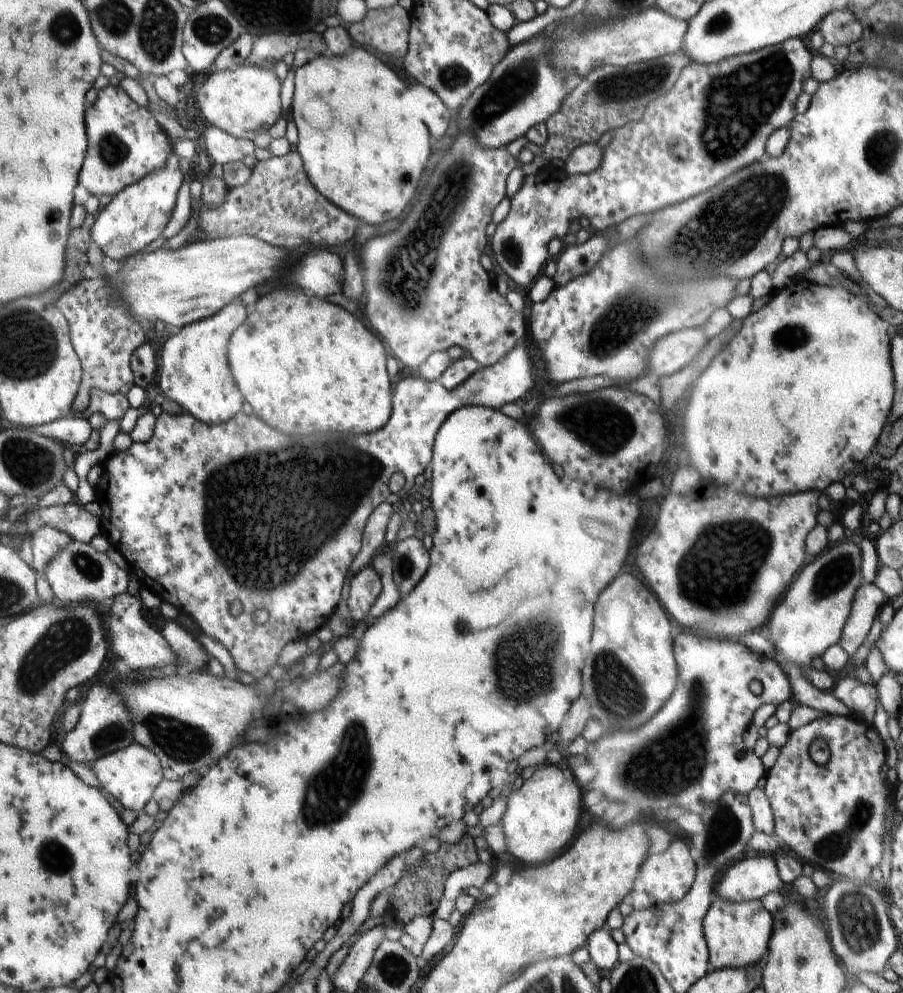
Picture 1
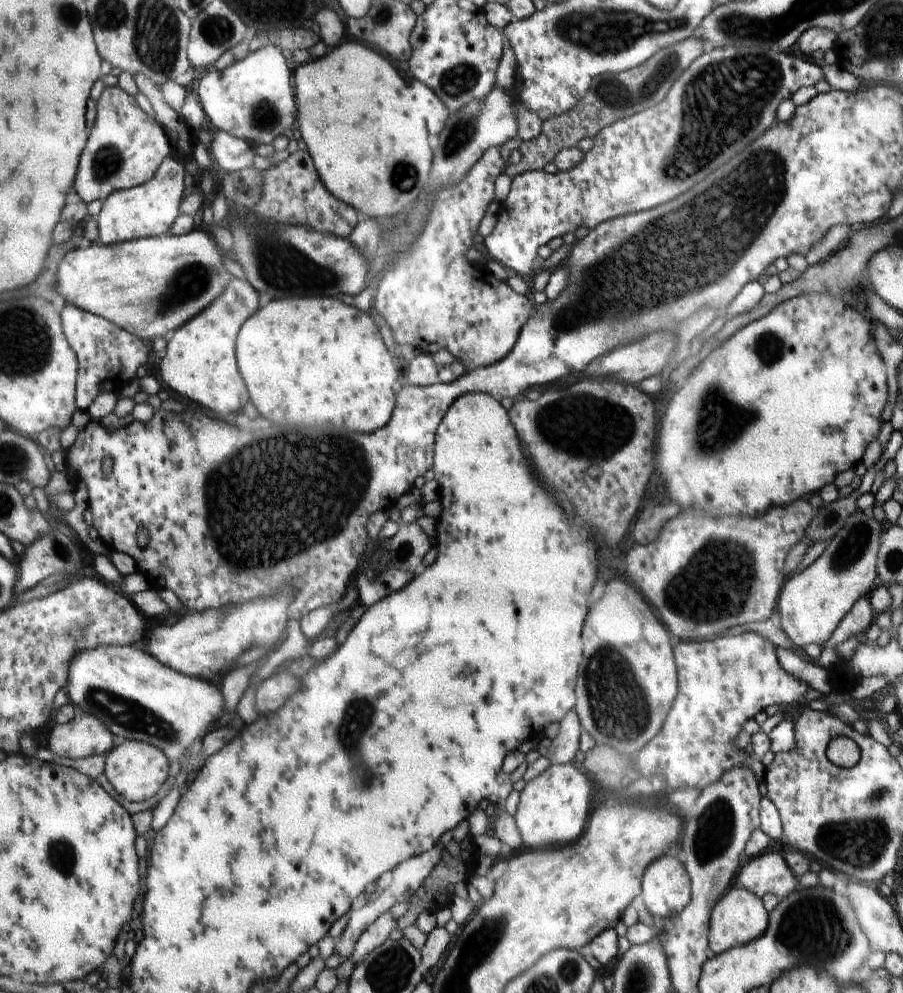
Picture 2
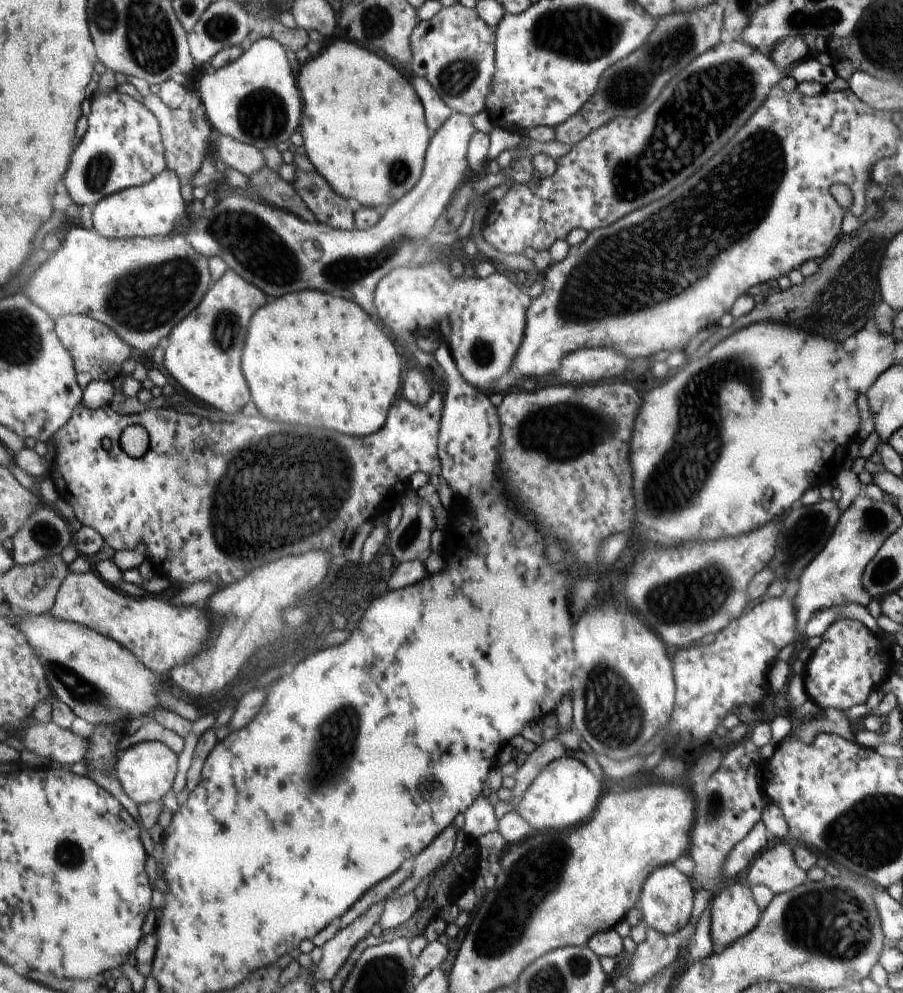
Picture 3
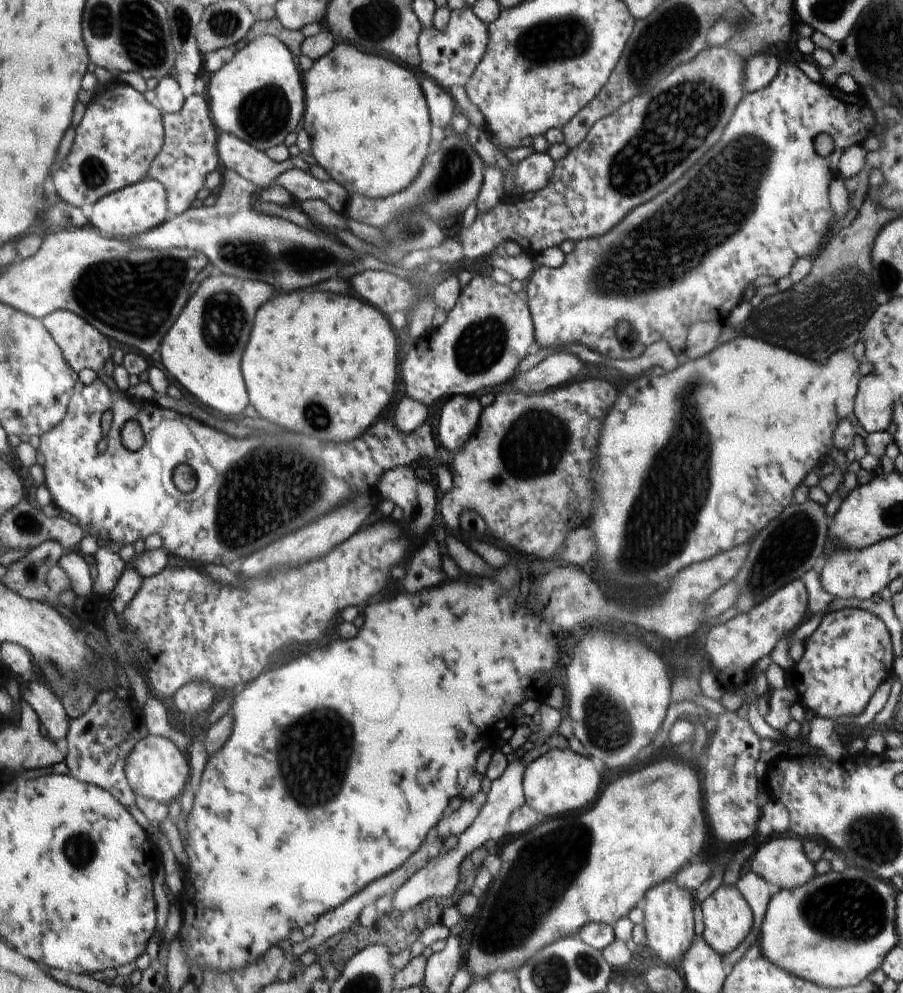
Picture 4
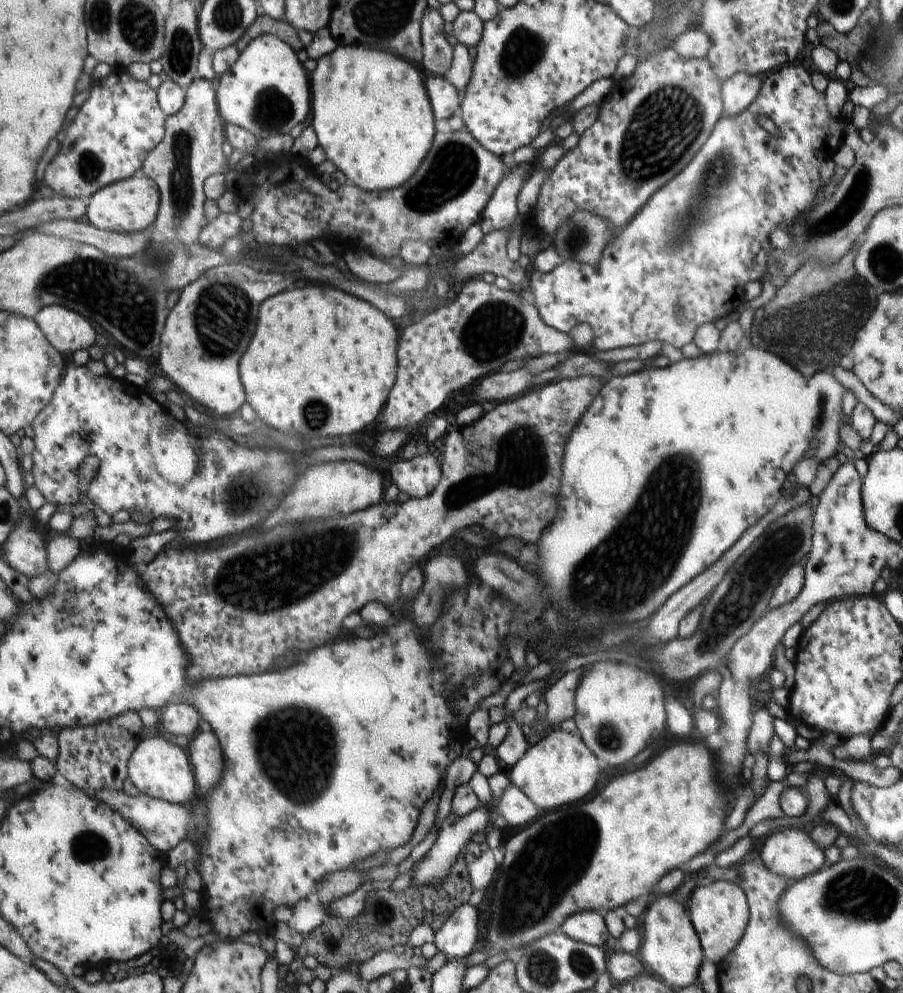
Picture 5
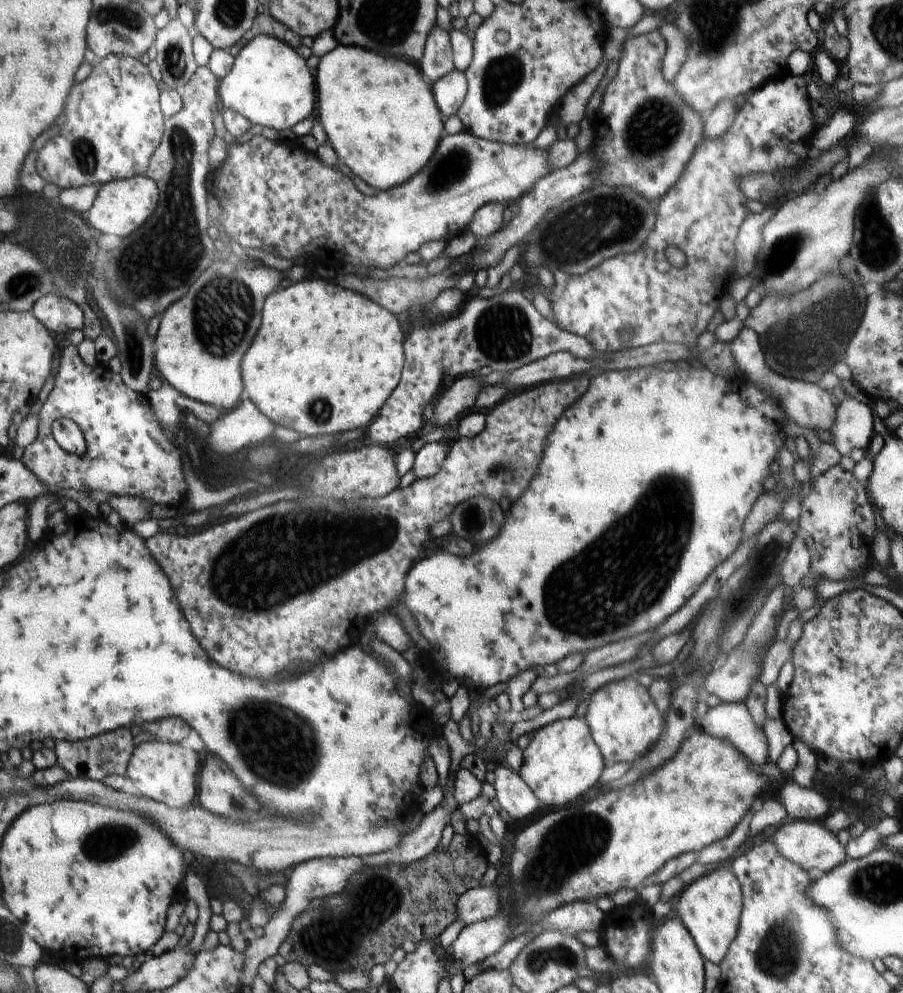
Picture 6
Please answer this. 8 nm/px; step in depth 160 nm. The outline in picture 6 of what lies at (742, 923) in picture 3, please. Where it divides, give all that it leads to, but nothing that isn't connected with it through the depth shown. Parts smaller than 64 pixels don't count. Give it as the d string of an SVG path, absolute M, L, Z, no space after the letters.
M724 868L702 875L681 892L676 910L692 934L701 954L715 965L724 960L728 947L736 938L743 907L743 894L735 873Z

